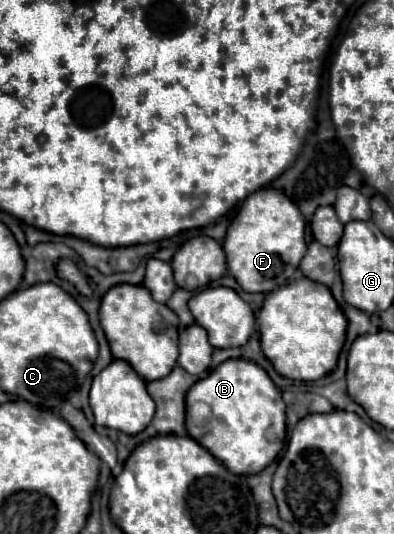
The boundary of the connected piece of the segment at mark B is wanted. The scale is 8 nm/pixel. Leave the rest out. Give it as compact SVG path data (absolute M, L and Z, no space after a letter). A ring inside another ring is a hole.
M227 359L189 389L185 425L189 435L227 469L239 475L253 475L263 471L285 447L286 405L281 399L281 391L277 391L265 369L261 369L253 361ZM199 401L211 407L211 421L201 427L195 425L191 413L191 407Z

